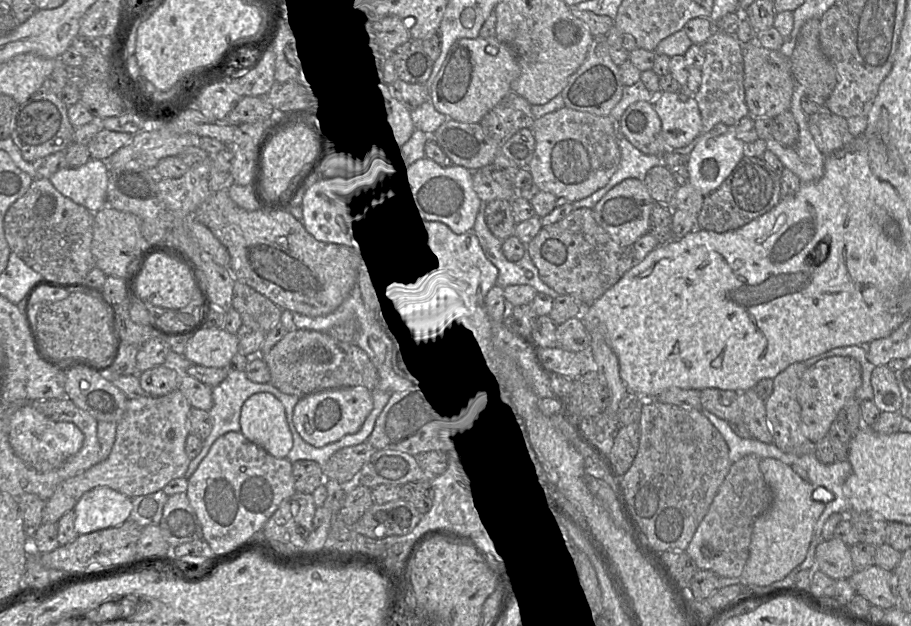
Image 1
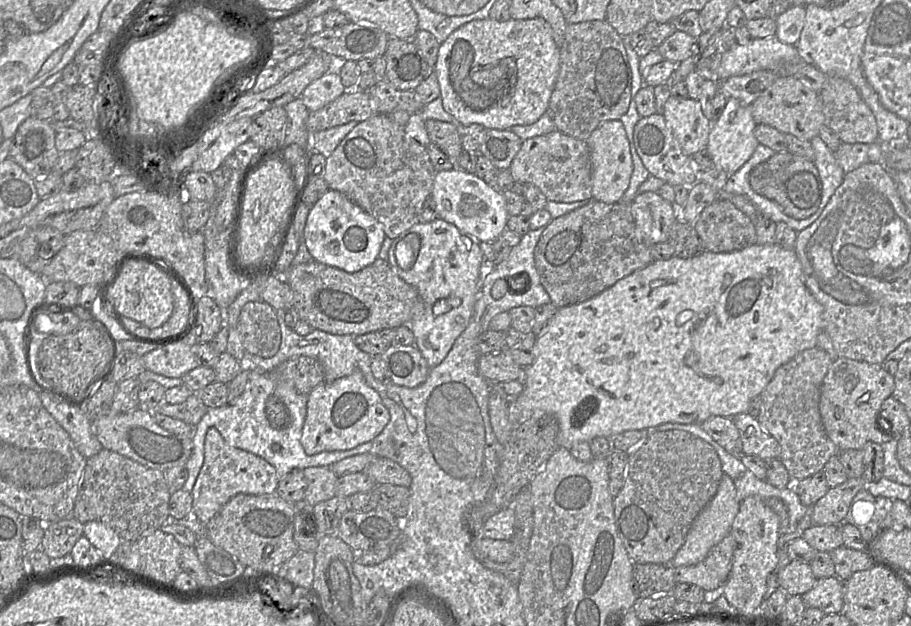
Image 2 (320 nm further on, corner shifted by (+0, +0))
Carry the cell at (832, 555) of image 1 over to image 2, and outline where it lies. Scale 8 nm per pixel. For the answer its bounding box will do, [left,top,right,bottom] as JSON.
[778,560,816,596]

